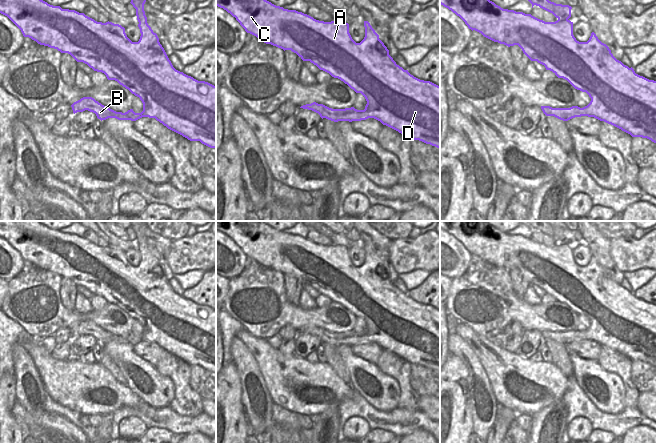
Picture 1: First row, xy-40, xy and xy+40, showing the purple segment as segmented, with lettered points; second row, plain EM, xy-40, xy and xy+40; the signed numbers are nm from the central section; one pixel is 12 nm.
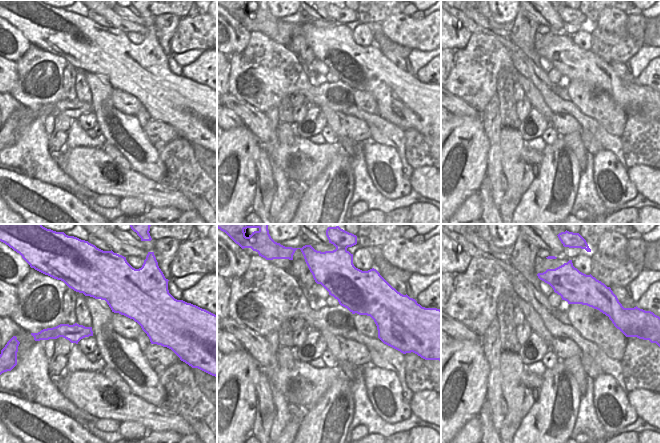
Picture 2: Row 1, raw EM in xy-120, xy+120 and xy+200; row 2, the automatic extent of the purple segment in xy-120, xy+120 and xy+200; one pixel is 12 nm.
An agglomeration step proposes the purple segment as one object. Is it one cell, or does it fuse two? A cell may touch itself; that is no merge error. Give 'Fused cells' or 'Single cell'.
Single cell

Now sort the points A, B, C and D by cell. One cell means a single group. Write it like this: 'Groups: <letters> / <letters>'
Groups: A B C D

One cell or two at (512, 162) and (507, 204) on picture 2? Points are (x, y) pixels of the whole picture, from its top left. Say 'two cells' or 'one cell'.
one cell

